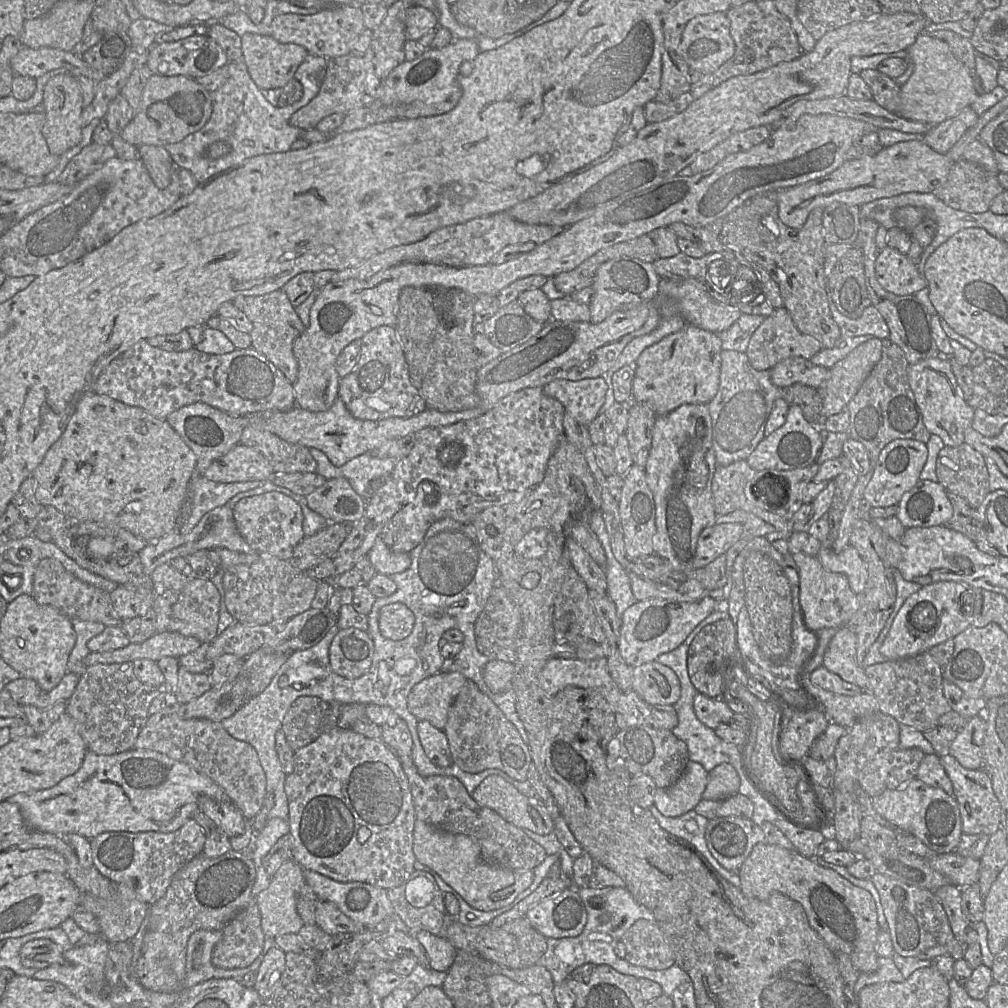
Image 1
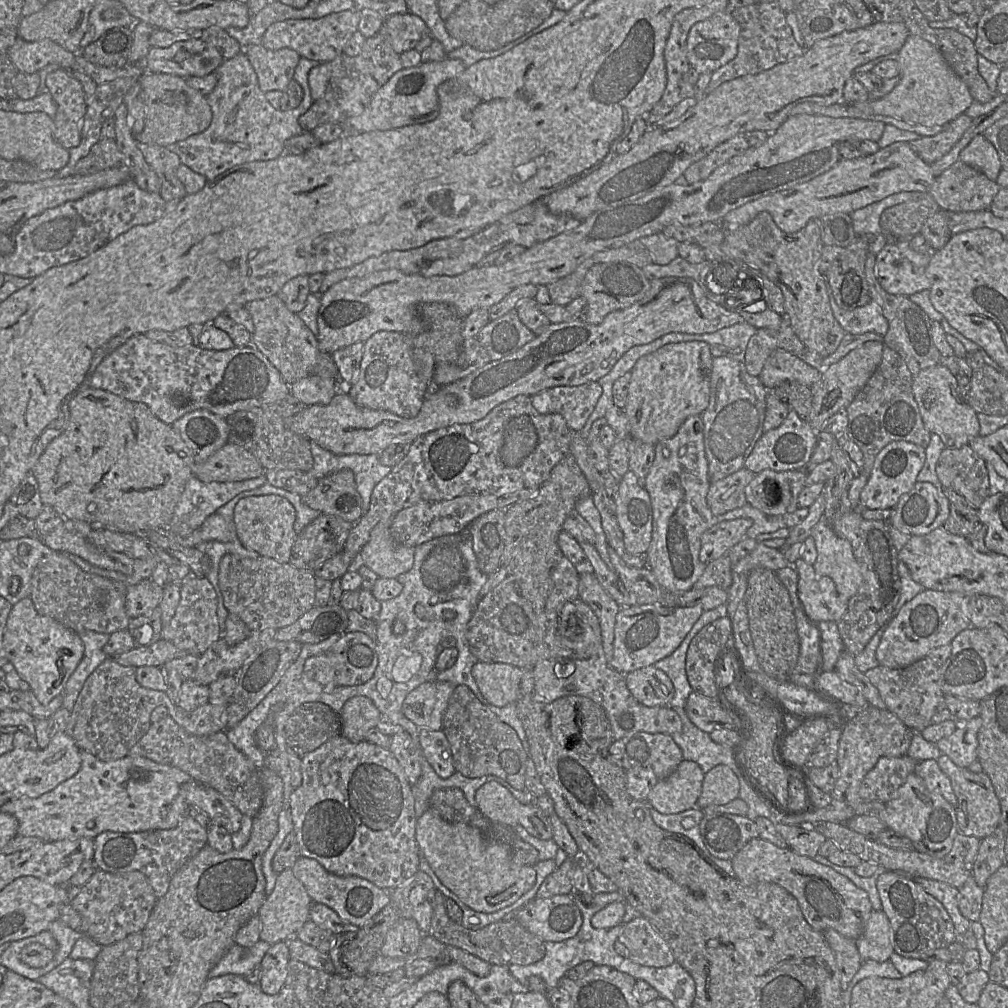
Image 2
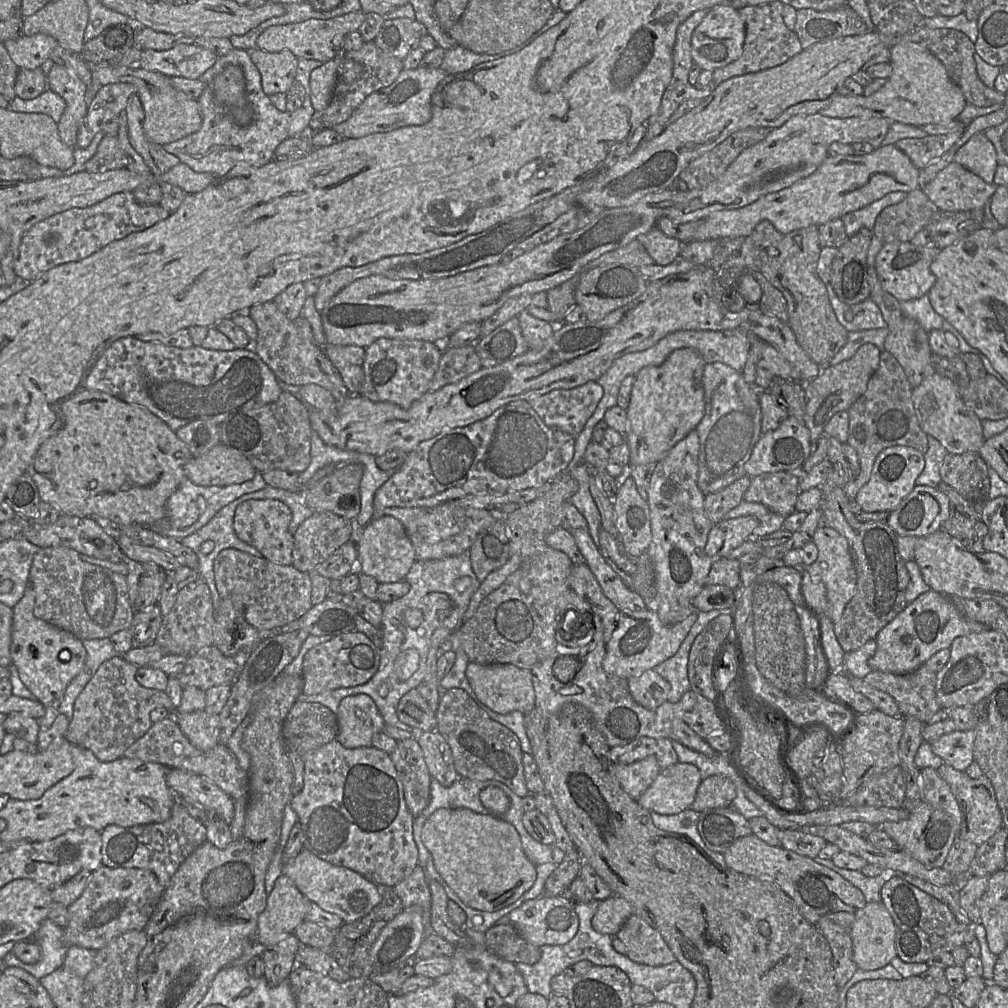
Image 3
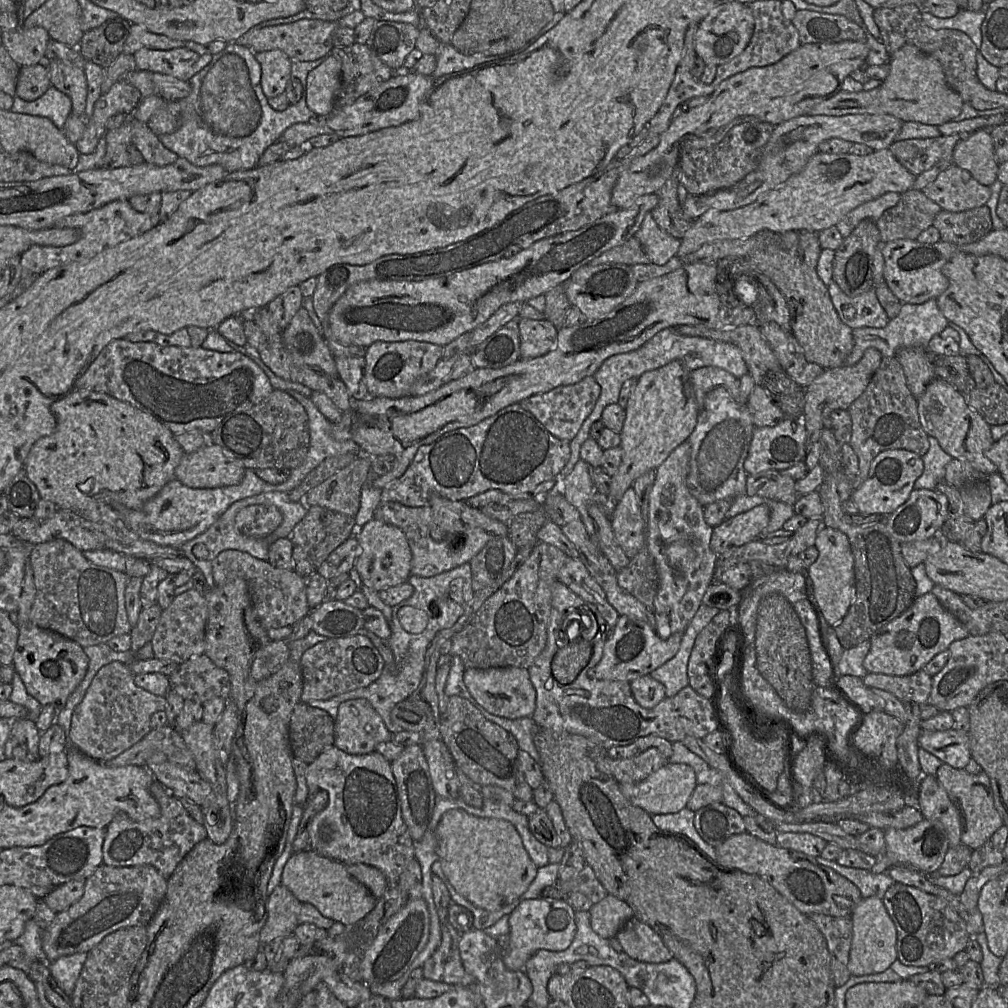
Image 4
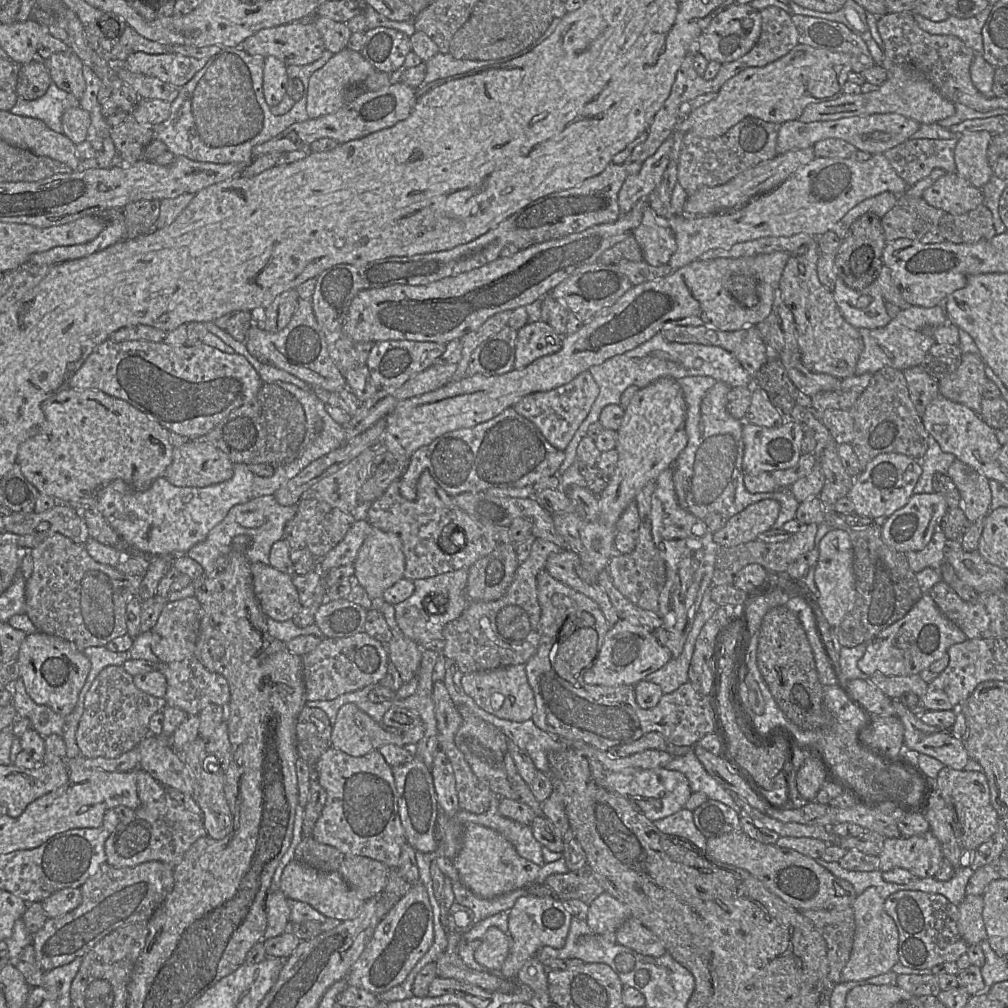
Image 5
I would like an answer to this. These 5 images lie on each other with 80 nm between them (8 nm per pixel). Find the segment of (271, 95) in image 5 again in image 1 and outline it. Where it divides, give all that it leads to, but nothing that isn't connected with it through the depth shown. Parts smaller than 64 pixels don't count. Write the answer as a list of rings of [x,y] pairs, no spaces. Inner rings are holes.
[[[245,33],[241,40],[243,61],[261,90],[282,89],[309,54],[300,45],[280,43],[269,35]]]

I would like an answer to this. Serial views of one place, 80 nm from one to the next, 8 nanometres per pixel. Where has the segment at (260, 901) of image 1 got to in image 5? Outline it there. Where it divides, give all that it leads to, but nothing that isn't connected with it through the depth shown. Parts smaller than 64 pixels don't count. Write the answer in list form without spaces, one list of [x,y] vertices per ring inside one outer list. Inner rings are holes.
[[[281,890],[271,892],[266,898],[267,925],[263,939],[285,933],[290,927],[290,901]]]

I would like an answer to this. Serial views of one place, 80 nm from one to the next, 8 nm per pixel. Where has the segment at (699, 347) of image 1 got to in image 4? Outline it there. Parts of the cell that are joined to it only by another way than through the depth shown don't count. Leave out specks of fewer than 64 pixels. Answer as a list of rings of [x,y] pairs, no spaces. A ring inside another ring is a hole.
[[[674,360],[643,373],[637,379],[628,399],[626,418],[619,433],[623,457],[618,471],[611,479],[608,498],[613,504],[620,501],[638,477],[649,470],[656,470],[693,432],[698,419],[698,404],[690,372],[680,361]]]

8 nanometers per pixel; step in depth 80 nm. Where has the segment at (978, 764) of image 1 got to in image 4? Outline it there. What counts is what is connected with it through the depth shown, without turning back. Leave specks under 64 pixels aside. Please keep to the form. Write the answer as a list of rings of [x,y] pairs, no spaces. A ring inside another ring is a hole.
[[[953,728],[946,731],[921,730],[918,746],[955,769],[964,769],[971,760],[968,734]]]

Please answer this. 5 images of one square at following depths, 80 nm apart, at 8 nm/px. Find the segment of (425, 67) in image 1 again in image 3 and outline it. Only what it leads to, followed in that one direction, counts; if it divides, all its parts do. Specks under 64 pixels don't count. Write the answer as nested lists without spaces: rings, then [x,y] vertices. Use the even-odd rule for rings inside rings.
[[[440,67],[403,69],[392,84],[370,94],[346,121],[333,126],[332,129],[343,138],[350,139],[390,132],[406,126],[424,125],[432,117],[432,95],[447,75]]]

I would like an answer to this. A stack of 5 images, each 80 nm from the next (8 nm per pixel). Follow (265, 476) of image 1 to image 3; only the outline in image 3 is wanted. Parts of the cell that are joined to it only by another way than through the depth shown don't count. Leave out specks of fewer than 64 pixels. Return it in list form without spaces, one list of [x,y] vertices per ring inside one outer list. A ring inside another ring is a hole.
[[[218,444],[184,466],[188,480],[199,486],[228,486],[251,480],[257,470],[238,450]]]

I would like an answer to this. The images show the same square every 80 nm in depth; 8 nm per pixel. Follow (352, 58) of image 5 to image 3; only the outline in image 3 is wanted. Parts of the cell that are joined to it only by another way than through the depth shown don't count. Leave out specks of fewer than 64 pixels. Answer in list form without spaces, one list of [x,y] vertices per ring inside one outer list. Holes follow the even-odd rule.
[[[334,59],[326,61],[310,74],[309,87],[311,103],[315,111],[321,111],[329,105],[337,77],[337,64]]]

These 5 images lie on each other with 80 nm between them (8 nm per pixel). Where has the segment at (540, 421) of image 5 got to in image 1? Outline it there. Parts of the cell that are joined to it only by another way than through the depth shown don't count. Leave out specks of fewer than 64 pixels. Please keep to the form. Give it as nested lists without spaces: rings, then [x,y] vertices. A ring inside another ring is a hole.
[[[599,376],[577,381],[555,379],[543,387],[543,392],[561,402],[565,413],[587,426],[599,415],[607,388],[605,379]]]

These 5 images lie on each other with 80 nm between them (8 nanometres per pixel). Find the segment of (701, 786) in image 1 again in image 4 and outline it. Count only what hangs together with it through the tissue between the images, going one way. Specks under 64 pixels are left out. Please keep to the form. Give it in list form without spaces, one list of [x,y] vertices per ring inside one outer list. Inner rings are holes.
[[[667,763],[637,783],[619,783],[621,793],[633,805],[645,810],[649,815],[673,814],[685,808],[695,787],[696,774],[693,768],[682,763]]]

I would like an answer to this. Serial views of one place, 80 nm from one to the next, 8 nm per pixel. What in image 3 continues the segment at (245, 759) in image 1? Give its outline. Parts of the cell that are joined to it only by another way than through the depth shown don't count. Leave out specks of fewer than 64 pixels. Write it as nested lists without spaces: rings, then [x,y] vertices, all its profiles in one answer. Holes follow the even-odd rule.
[[[172,716],[153,723],[147,733],[130,746],[122,757],[155,762],[168,768],[178,768],[200,775],[217,785],[233,801],[244,803],[247,808],[249,799],[248,772],[240,767],[236,756],[228,746],[218,743],[209,751],[197,749],[184,735]]]

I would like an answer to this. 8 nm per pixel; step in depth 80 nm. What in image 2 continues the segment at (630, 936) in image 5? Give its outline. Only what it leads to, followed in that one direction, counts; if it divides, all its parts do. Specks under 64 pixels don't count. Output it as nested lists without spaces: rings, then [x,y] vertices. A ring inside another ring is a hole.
[[[643,916],[626,923],[618,936],[628,950],[628,958],[640,965],[666,967],[675,959],[667,942]]]

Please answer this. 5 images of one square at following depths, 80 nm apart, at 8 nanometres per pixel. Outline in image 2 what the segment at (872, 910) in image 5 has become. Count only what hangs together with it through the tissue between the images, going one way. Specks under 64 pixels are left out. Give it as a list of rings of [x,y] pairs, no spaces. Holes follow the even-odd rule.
[[[883,910],[871,912],[856,940],[856,947],[862,962],[884,962],[894,953],[893,930]]]

